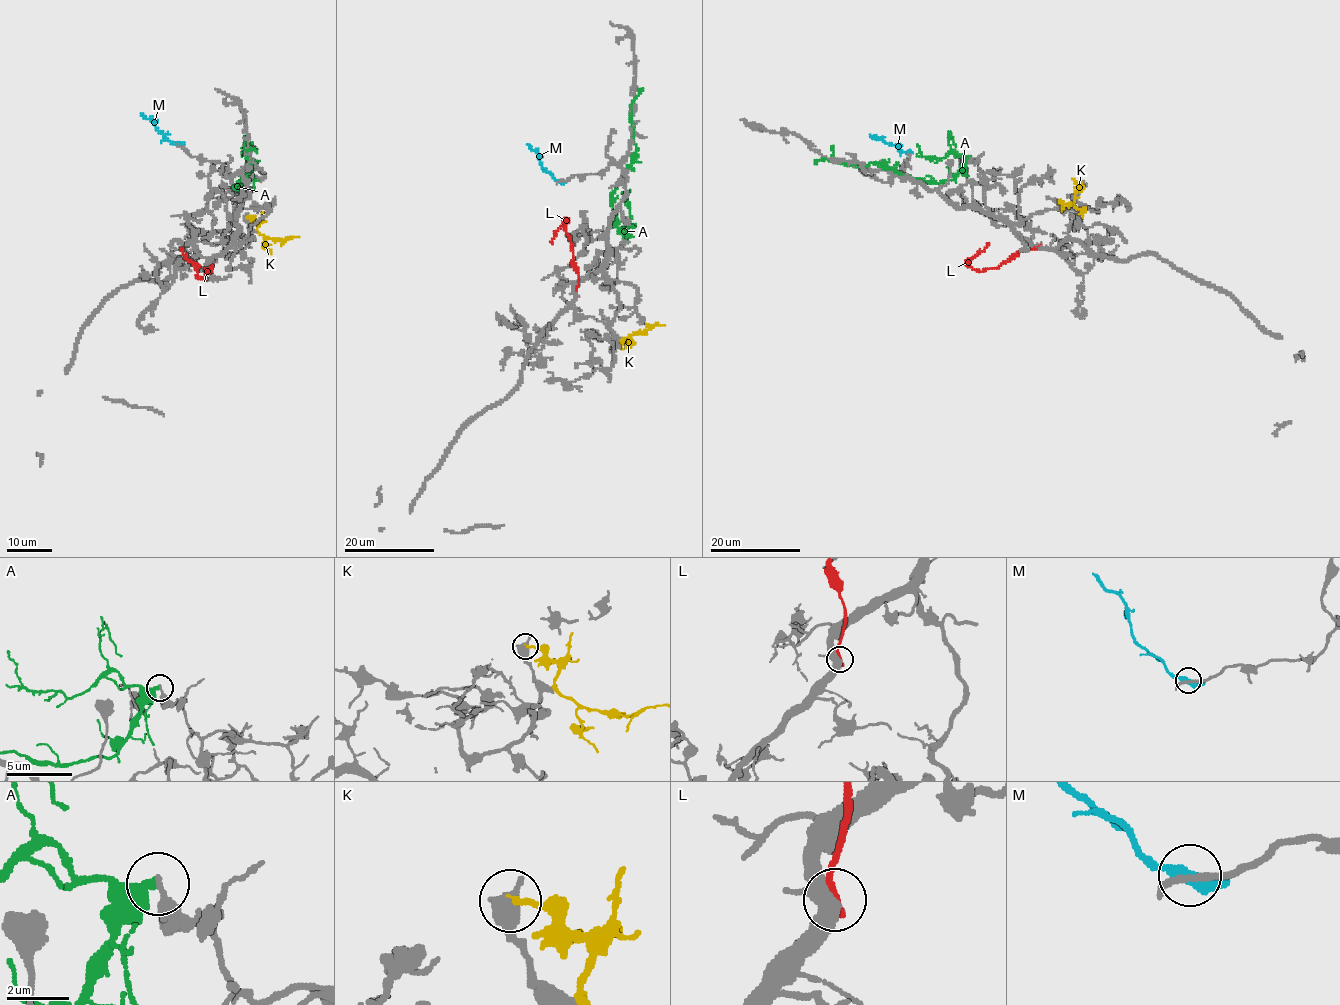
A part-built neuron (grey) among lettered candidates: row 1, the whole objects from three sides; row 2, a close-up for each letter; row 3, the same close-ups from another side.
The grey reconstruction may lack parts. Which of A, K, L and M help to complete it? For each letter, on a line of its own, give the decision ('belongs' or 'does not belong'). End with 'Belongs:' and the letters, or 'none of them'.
A: does not belong
K: does not belong
L: does not belong
M: does not belong
Belongs: none of them

